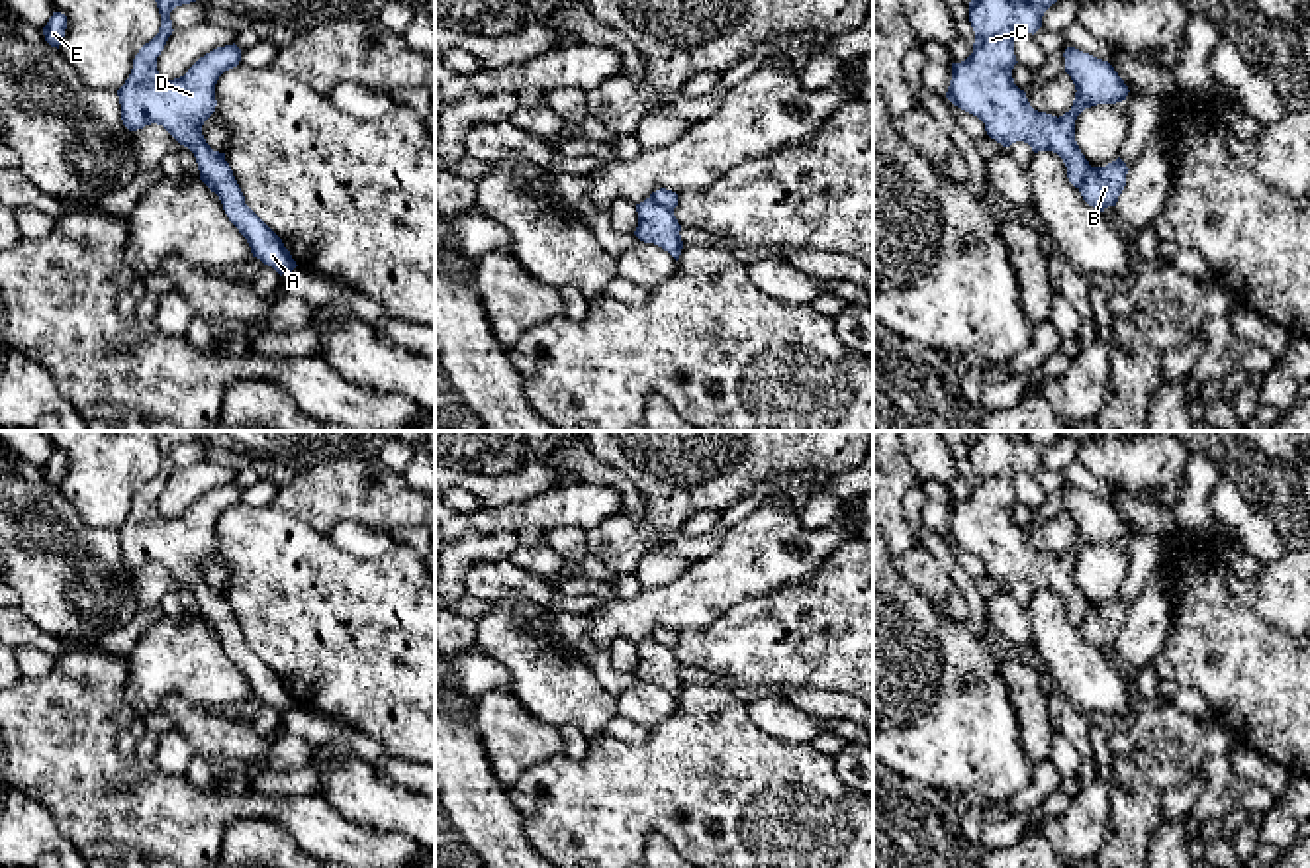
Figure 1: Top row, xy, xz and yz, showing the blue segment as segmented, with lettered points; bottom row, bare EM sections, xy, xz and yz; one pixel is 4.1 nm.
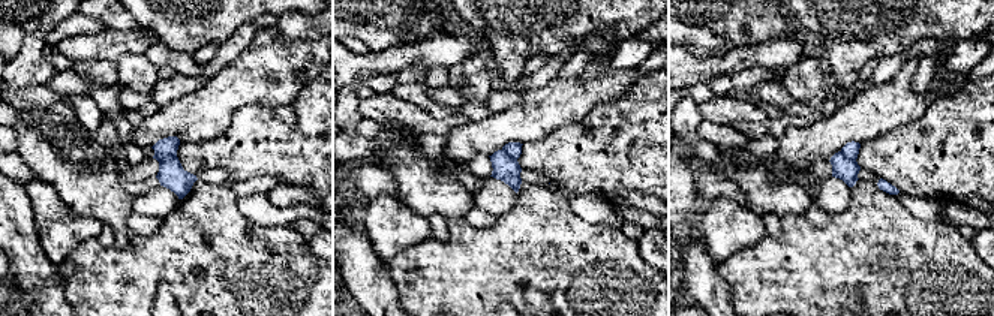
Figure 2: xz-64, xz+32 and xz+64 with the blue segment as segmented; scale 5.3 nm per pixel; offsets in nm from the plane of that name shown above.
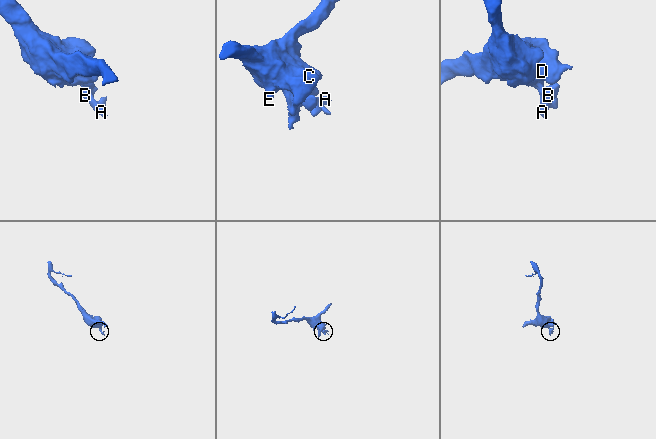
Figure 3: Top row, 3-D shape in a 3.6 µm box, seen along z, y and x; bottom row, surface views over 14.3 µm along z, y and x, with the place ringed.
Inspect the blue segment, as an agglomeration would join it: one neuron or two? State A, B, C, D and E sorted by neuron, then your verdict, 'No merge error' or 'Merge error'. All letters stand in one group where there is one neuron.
Groups: A C D E / B. Merge error

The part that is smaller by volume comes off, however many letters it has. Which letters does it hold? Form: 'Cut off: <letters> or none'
Cut off: B

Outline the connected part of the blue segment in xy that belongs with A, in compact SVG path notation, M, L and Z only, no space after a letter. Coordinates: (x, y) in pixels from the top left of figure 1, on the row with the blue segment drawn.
M155 0L161 14L159 33L133 59L125 84L117 90L121 120L129 131L163 125L180 145L188 147L204 176L219 196L229 221L247 239L253 257L272 266L280 276L298 265L282 239L245 204L225 153L213 151L204 135L204 121L215 112L215 84L237 67L241 49L217 47L200 57L184 76L166 80L157 71L157 57L172 35L170 12L196 0Z

